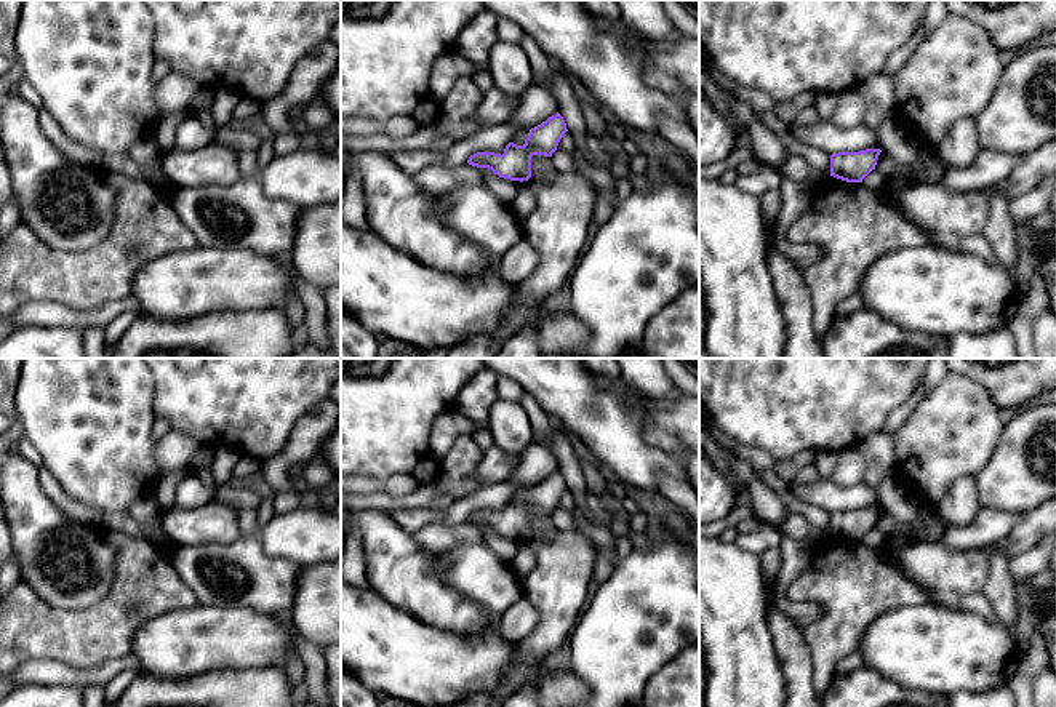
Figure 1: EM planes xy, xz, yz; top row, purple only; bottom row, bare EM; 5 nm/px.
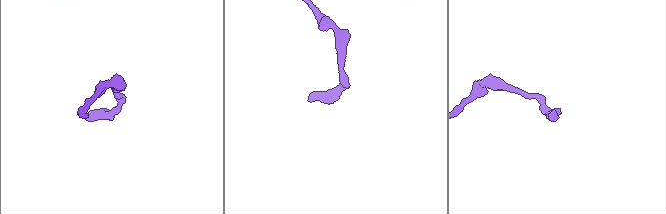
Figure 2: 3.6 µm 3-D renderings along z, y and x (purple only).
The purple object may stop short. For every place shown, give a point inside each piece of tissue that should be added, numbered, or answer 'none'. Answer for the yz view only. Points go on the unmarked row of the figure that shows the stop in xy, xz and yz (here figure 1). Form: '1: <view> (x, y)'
none

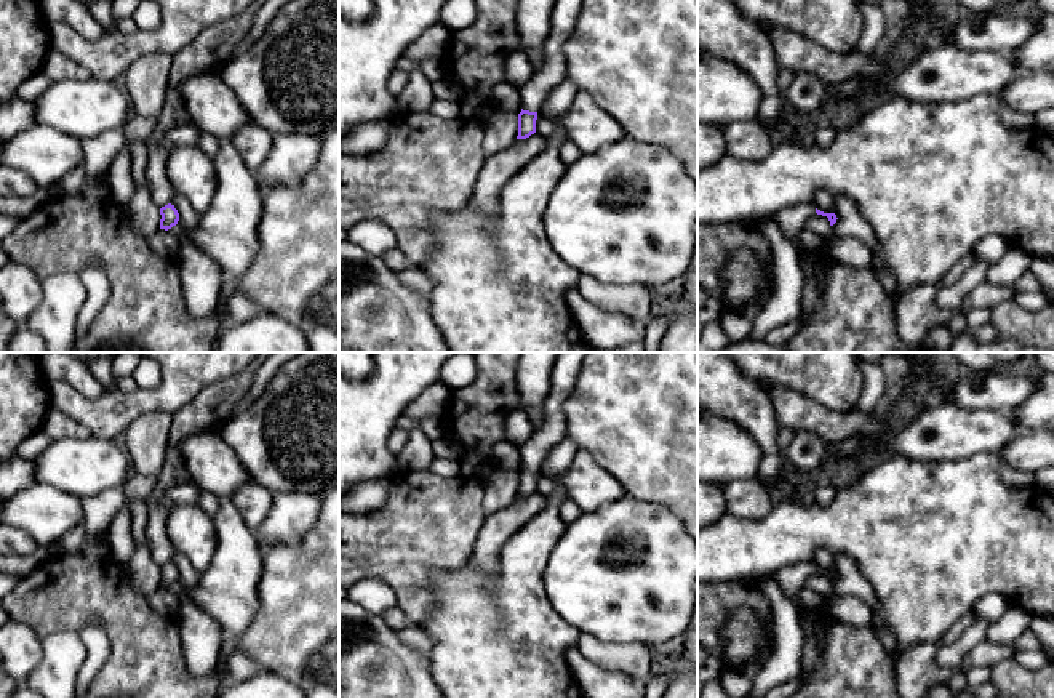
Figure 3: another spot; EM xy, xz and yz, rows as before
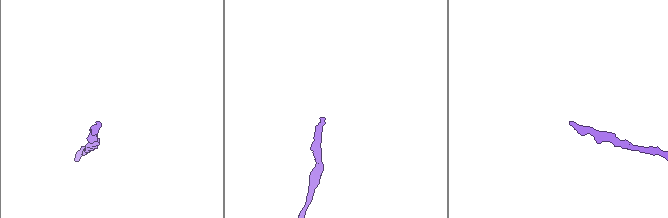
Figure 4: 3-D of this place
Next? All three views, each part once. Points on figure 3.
1: xz (566, 367)

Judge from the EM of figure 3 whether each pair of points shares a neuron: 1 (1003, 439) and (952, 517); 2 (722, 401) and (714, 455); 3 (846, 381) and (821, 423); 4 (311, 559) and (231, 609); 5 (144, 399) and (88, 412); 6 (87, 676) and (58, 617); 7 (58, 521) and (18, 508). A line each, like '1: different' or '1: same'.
1: different
2: different
3: different
4: different
5: same
6: different
7: same

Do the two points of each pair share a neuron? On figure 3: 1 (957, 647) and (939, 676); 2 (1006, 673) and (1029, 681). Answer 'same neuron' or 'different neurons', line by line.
1: different neurons
2: same neuron

